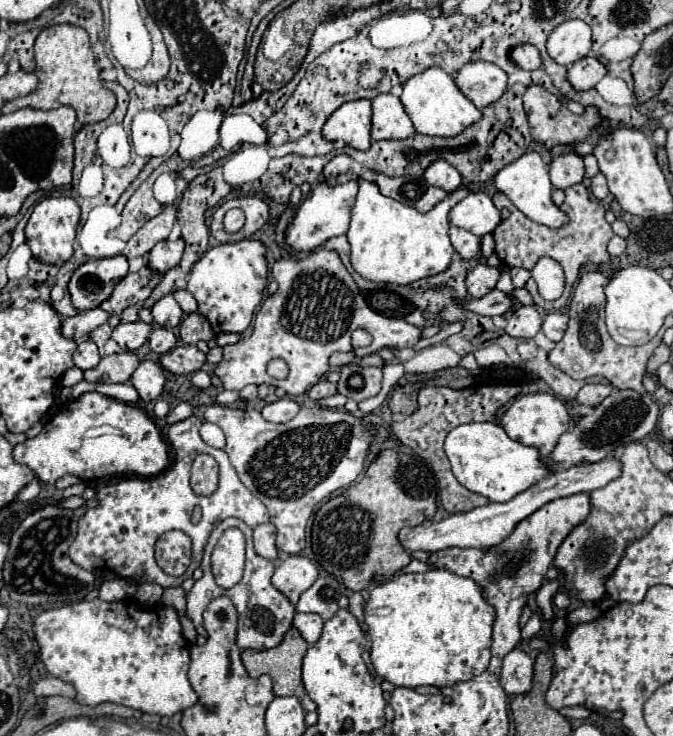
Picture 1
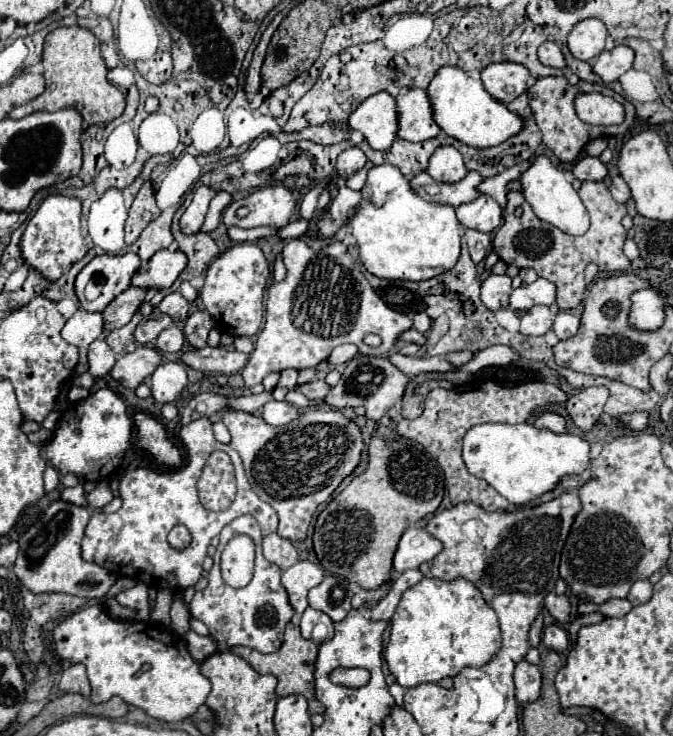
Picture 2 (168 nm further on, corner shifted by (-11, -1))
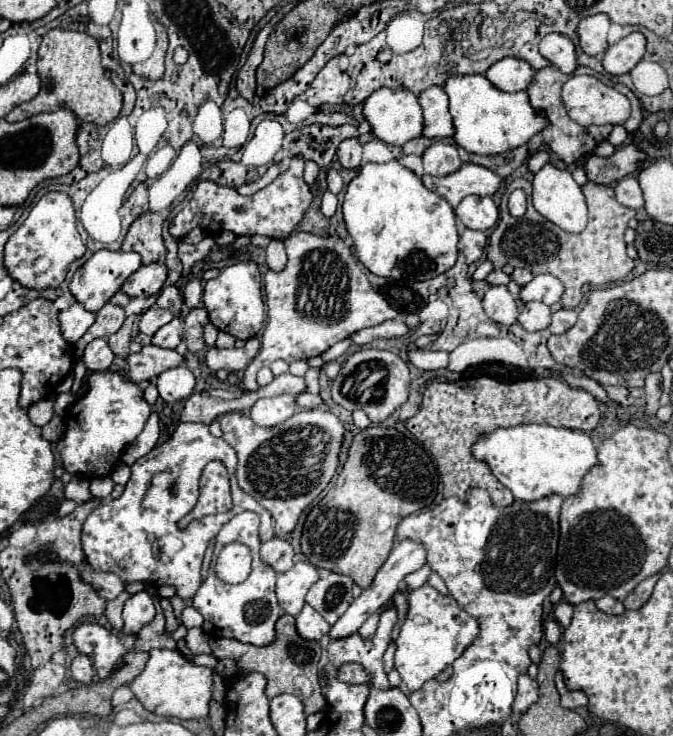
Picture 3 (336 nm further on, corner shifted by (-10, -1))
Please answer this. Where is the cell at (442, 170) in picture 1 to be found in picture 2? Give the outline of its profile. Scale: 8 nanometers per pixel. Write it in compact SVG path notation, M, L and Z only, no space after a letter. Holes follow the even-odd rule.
M445 145L445 147L437 147L435 153L431 155L427 173L437 181L457 183L459 179L463 179L463 175L467 175L467 167L463 163L461 153L455 147Z

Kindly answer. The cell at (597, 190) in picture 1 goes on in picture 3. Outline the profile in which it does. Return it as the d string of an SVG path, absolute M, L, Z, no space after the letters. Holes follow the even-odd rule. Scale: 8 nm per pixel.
M628 175L628 177L620 179L618 183L614 183L614 193L616 193L618 203L622 203L624 207L638 209L644 205L642 191L640 191L640 185L638 185L634 175Z

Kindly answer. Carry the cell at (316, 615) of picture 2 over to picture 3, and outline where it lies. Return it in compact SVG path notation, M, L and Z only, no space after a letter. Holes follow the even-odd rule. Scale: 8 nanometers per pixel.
M304 605L304 609L296 617L296 629L302 635L302 639L320 641L324 635L328 635L330 625L318 611L314 611L310 605Z

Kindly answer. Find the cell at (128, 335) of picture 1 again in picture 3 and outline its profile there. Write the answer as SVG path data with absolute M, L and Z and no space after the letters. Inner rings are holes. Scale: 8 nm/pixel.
M152 307L152 309L148 309L148 311L142 313L138 329L140 329L140 333L152 337L160 327L164 327L166 323L170 323L172 319L174 319L174 315L170 311L160 309L160 307Z

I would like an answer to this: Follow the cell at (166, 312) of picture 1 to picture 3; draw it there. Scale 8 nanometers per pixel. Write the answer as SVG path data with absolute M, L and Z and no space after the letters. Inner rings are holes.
M164 287L162 293L158 295L156 305L162 307L162 309L172 311L174 315L180 315L182 305L184 305L184 299L182 299L182 293L180 293L176 287Z

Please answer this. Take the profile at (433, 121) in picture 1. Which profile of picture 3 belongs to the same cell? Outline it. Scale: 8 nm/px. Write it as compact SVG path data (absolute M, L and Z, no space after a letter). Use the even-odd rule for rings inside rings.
M452 75L446 79L444 91L450 99L450 115L454 119L454 141L476 155L496 155L526 143L532 135L546 127L544 113L536 113L528 103L528 93L504 93L496 89L484 75Z

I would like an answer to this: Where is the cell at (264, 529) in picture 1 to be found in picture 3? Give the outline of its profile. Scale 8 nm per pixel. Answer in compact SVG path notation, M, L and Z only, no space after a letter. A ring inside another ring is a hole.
M259 523L258 536L261 542L259 555L262 561L266 561L270 567L274 567L277 575L276 583L278 583L278 577L284 571L288 571L292 565L296 565L298 561L308 561L302 551L296 555L290 540L285 538L286 535L278 537L276 531L274 531L274 537L268 539L268 541L262 541L260 535L262 535L262 525Z

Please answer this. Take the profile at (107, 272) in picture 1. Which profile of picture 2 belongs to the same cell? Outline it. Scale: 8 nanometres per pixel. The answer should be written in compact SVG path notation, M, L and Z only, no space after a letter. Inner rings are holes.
M135 253L125 255L97 255L93 257L75 279L75 293L85 311L103 311L119 293L131 285L133 273L139 269L141 259ZM91 279L101 283L101 295L93 301L87 301L83 291Z

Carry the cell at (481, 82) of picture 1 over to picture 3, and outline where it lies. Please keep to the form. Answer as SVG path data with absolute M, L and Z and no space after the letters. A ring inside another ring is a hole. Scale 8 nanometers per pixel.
M506 57L498 63L494 63L486 71L486 79L490 79L490 83L494 83L494 87L498 87L500 91L506 91L506 93L524 91L530 85L532 77L534 77L534 69L526 61L514 59L514 57Z

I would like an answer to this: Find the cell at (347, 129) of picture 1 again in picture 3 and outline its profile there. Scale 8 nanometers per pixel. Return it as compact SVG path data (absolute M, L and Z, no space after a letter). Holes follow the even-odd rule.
M378 89L364 101L364 117L372 125L372 133L388 143L388 145L404 145L410 139L420 137L422 133L422 107L418 105L418 99L408 89Z

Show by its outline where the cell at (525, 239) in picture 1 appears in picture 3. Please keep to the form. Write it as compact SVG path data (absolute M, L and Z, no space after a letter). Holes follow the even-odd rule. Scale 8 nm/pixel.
M514 179L510 185L506 185L500 201L500 219L490 233L488 239L488 249L486 257L492 261L494 269L502 269L504 265L512 267L524 267L530 269L532 273L550 273L558 277L564 285L564 295L562 295L562 307L574 309L582 301L582 287L584 285L594 285L602 287L606 283L622 281L632 269L634 261L626 255L626 243L624 243L624 231L628 227L628 221L634 217L634 211L620 205L614 199L612 187L598 185L588 181L582 187L582 193L588 203L588 213L590 221L588 227L574 235L566 233L560 227L556 227L552 221L544 219L530 203L532 199L532 185L526 179ZM514 189L522 189L528 199L528 211L524 217L516 219L508 213L508 195Z

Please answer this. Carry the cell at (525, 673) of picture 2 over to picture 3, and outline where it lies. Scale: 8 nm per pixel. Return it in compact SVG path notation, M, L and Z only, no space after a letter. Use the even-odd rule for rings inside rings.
M522 673L518 677L518 695L516 695L512 709L518 713L524 713L536 701L538 701L538 683L536 683L536 679Z

